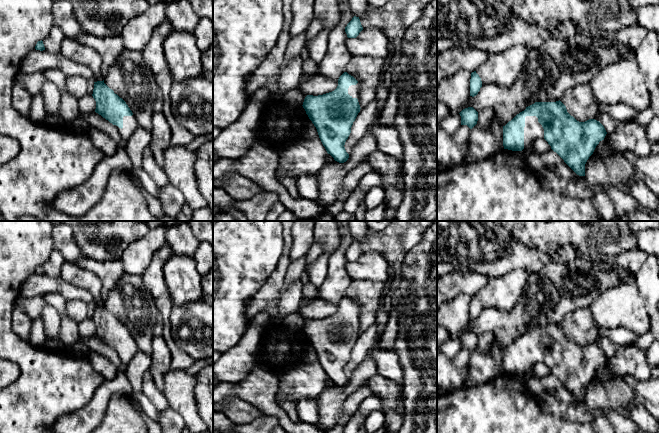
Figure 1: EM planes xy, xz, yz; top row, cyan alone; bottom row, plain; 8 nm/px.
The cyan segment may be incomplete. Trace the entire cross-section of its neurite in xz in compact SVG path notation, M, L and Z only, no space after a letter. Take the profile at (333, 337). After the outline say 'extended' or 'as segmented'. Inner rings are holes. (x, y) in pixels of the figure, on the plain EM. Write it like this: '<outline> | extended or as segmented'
M344 296L339 301L338 310L334 315L318 320L307 319L302 330L316 351L327 377L339 387L346 386L349 378L346 376L344 369L351 357L353 346L361 333L359 329L358 305L347 296Z | extended

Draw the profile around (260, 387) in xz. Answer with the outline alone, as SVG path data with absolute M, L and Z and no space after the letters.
M255 365L243 381L235 383L220 382L213 388L213 402L221 403L228 396L236 396L253 404L265 414L274 415L286 433L325 433L315 425L293 422L276 403L279 390L278 374L270 369Z

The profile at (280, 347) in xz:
M284 325L266 326L259 342L259 362L257 365L274 370L286 370L300 364L309 345L300 332Z

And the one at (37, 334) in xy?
M40 318L32 320L29 342L35 346L45 346L47 343L44 323Z

